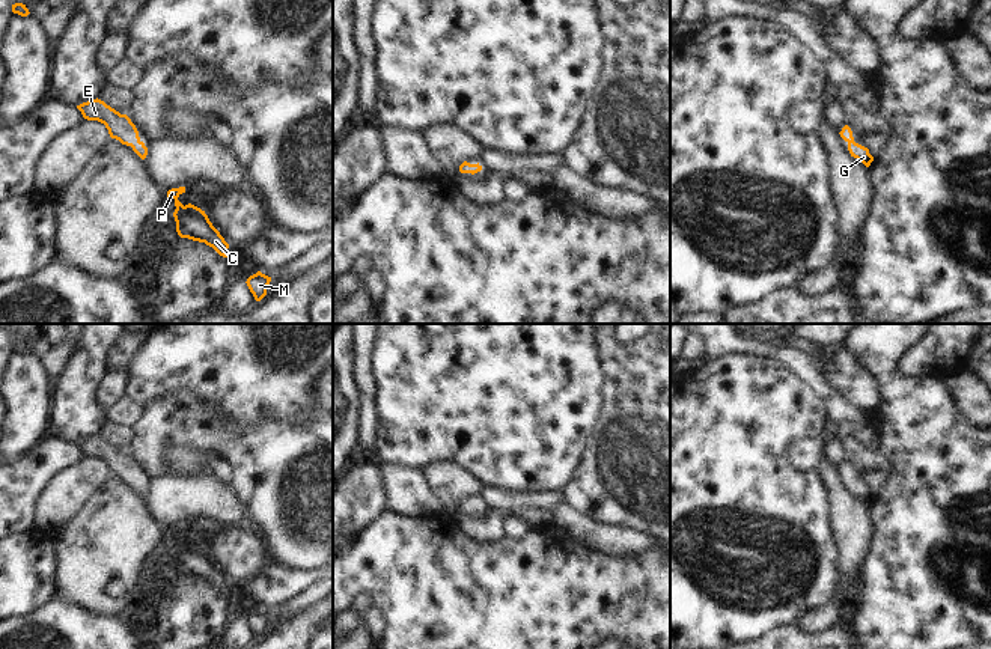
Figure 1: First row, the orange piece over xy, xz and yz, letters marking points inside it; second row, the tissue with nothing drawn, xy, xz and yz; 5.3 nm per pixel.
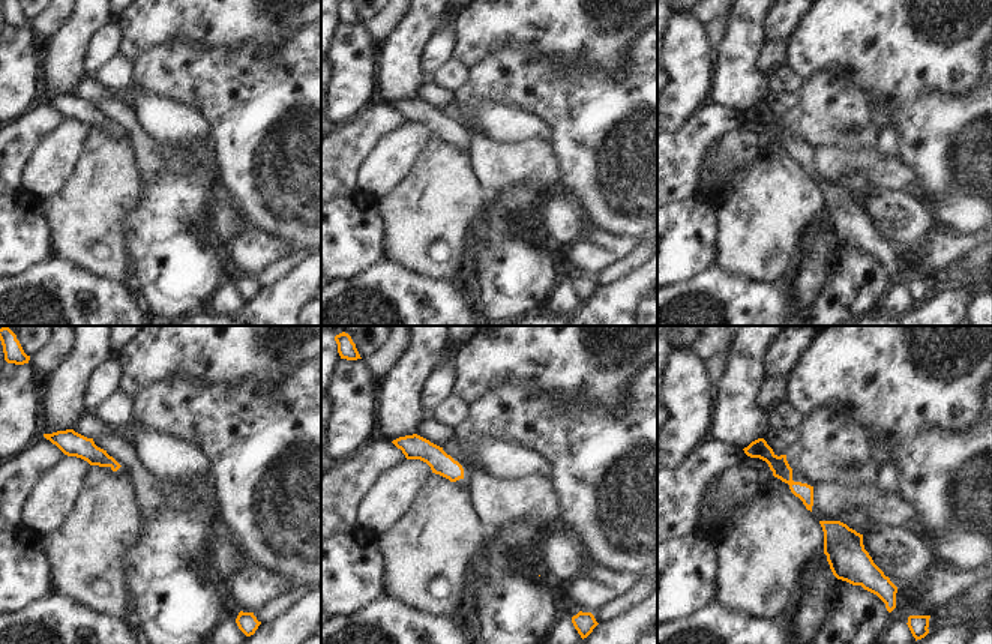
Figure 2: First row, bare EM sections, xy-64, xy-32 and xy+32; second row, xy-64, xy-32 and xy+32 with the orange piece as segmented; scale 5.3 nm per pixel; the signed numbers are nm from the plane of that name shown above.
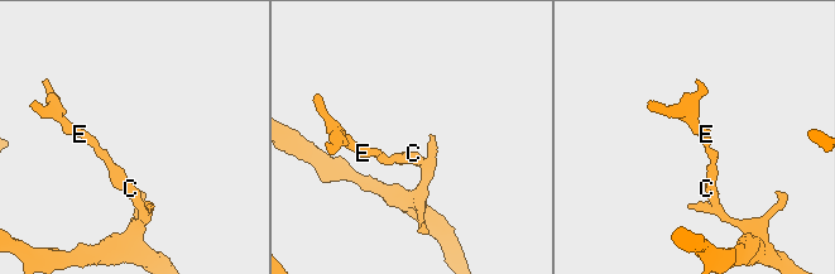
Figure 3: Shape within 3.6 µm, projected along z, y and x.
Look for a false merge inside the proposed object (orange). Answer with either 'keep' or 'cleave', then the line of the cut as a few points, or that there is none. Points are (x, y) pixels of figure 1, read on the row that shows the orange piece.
keep; cut none

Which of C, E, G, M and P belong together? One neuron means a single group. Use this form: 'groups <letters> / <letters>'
groups C E G M P

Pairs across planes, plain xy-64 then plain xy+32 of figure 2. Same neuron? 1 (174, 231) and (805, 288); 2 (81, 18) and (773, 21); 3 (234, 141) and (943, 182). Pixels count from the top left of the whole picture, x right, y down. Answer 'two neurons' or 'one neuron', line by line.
1: two neurons
2: two neurons
3: one neuron

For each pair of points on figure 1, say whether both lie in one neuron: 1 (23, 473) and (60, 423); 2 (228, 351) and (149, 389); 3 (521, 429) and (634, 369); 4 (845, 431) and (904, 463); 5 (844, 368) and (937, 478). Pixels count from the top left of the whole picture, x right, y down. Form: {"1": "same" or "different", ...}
{"1": "different", "2": "same", "3": "different", "4": "different", "5": "different"}

